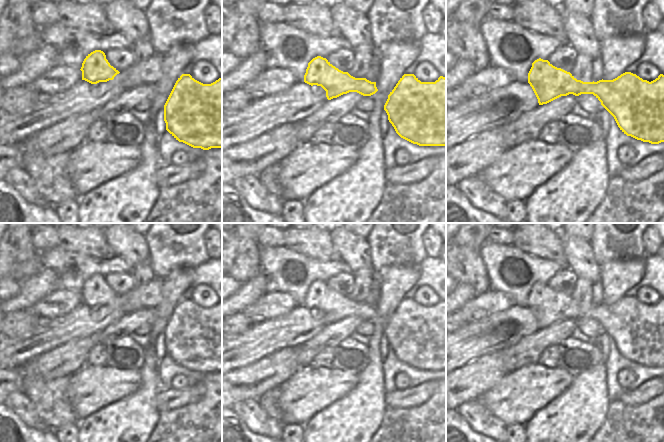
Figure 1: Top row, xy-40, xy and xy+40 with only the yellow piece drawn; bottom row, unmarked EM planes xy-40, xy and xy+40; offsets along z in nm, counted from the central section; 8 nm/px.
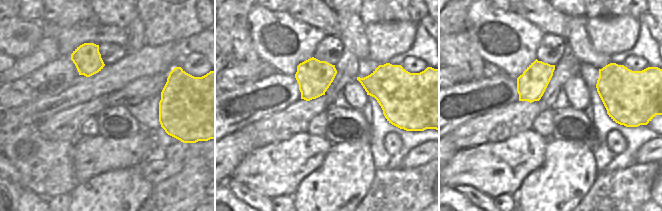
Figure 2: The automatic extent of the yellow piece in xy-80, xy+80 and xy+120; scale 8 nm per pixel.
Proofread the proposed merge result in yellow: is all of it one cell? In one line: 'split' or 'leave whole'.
leave whole

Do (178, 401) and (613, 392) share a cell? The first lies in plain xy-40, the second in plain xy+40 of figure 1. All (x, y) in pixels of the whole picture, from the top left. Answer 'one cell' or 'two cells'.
two cells

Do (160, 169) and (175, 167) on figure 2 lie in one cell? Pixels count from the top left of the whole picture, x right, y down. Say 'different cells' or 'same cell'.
same cell

